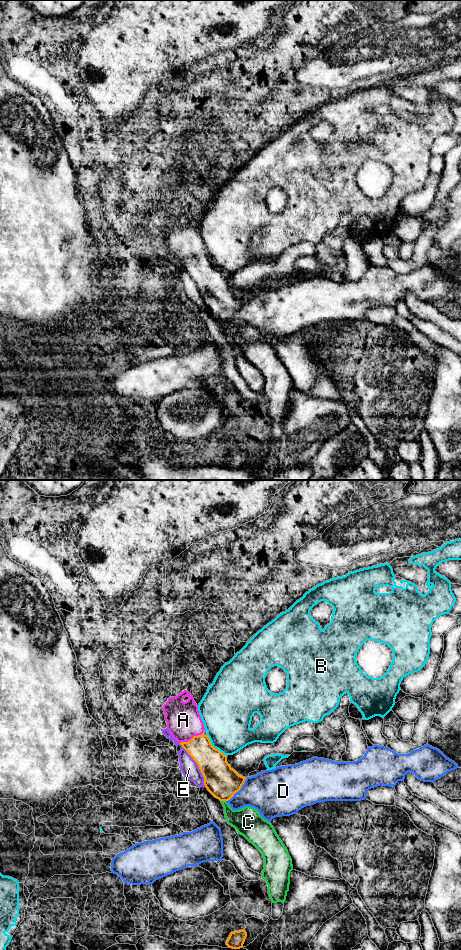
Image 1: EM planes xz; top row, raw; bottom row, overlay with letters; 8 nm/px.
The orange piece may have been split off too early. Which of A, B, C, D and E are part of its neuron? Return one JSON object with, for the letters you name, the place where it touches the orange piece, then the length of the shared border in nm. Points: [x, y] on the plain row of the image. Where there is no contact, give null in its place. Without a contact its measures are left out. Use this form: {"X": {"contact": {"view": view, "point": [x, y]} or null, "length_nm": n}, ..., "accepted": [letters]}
{"A": {"contact": {"view": "xz", "point": [192, 258]}, "length_nm": 200}, "accepted": ["A"]}

